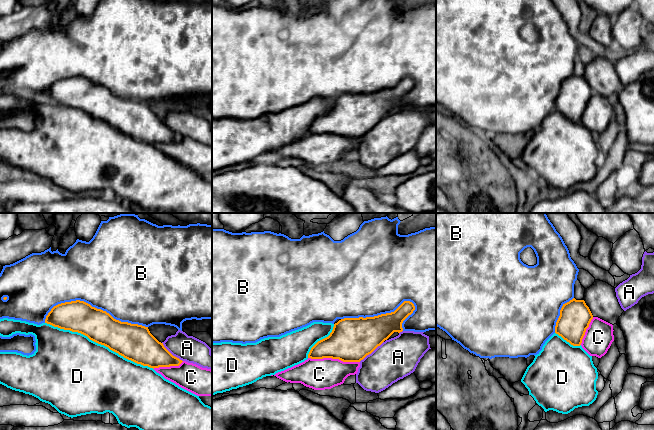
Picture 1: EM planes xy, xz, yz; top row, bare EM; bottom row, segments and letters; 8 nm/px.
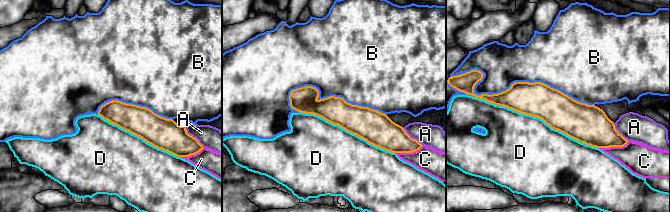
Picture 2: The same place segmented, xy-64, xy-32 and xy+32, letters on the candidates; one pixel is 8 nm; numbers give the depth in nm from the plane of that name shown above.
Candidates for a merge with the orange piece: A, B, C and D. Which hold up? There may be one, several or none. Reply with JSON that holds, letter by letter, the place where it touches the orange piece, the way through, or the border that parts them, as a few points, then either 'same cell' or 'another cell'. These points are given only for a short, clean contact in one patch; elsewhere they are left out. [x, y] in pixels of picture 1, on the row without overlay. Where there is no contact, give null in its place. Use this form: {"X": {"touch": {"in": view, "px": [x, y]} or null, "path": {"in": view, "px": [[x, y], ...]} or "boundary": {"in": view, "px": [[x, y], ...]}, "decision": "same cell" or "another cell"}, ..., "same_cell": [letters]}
{"A": {"touch": {"in": "xz", "px": [371, 128]}, "decision": "another cell"}, "B": {"touch": {"in": "xy", "px": [94, 83]}, "decision": "another cell"}, "C": {"touch": {"in": "xz", "px": [334, 134]}, "decision": "another cell"}, "D": {"touch": {"in": "xy", "px": [99, 119]}, "decision": "another cell"}, "same_cell": []}

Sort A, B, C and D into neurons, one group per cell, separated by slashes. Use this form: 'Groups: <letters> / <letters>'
Groups: A / B / C / D

